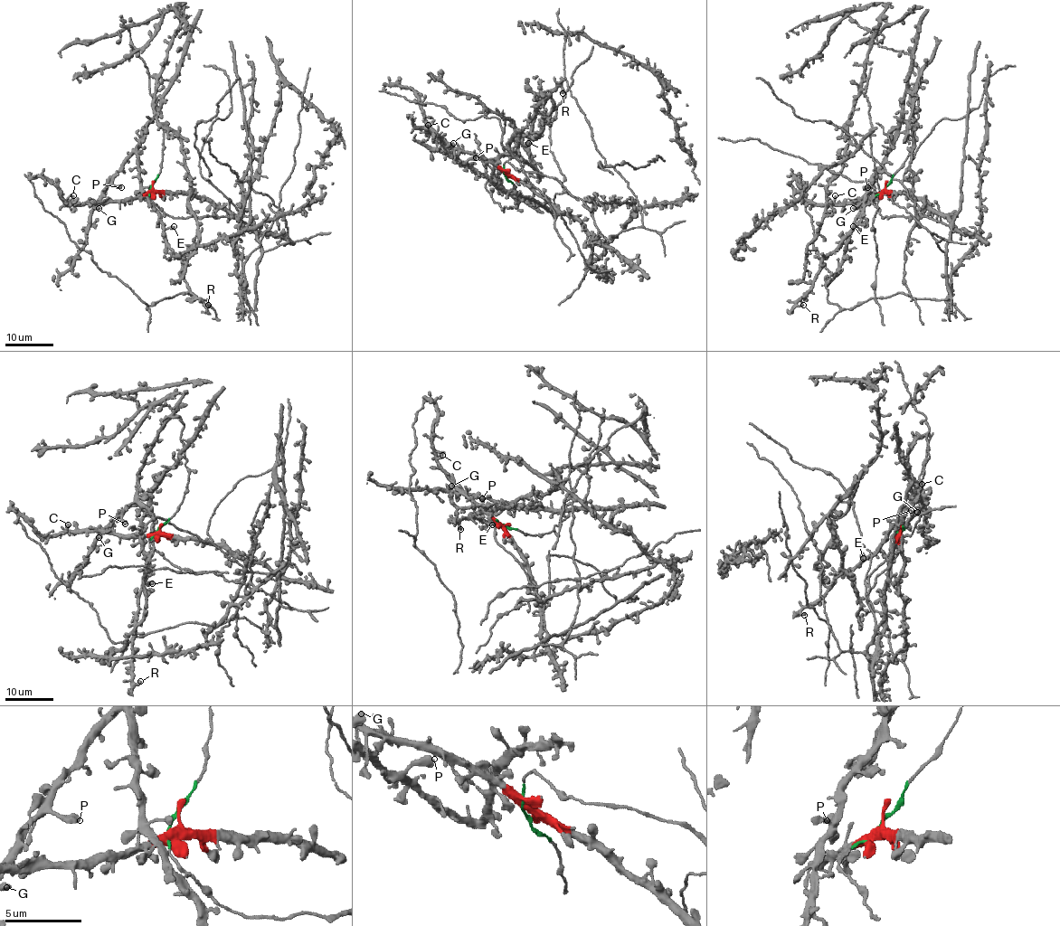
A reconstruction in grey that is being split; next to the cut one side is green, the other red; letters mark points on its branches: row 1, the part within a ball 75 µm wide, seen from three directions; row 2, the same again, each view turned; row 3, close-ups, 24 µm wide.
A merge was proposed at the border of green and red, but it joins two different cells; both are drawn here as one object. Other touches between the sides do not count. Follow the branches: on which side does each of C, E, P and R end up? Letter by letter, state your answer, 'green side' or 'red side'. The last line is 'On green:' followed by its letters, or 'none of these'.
C: red side
E: green side
P: green side
R: green side
On green: E, P, R

